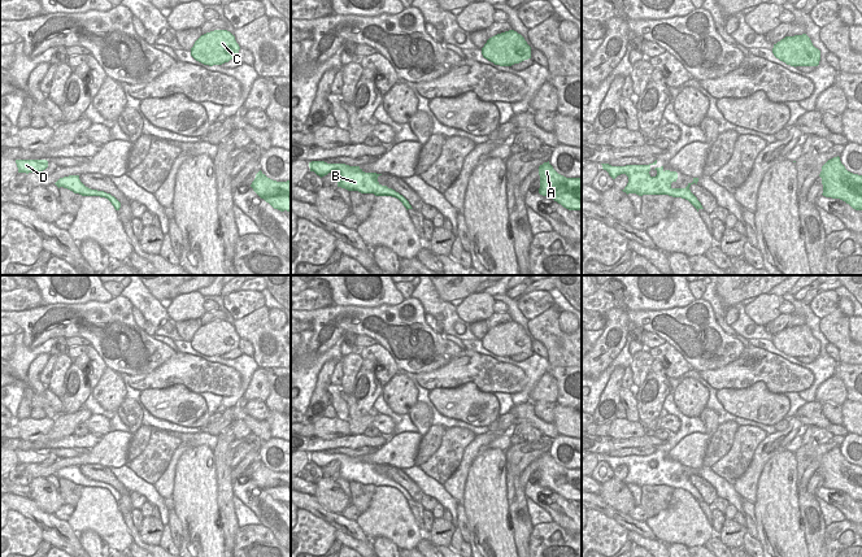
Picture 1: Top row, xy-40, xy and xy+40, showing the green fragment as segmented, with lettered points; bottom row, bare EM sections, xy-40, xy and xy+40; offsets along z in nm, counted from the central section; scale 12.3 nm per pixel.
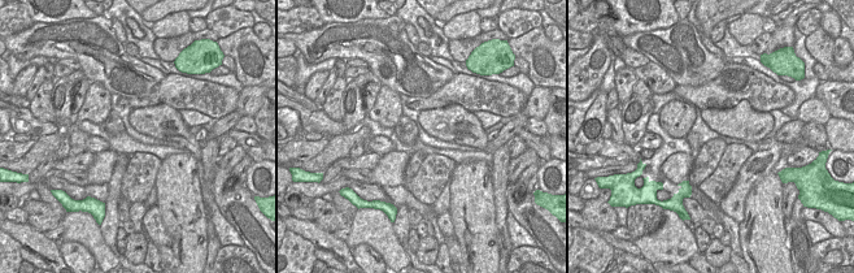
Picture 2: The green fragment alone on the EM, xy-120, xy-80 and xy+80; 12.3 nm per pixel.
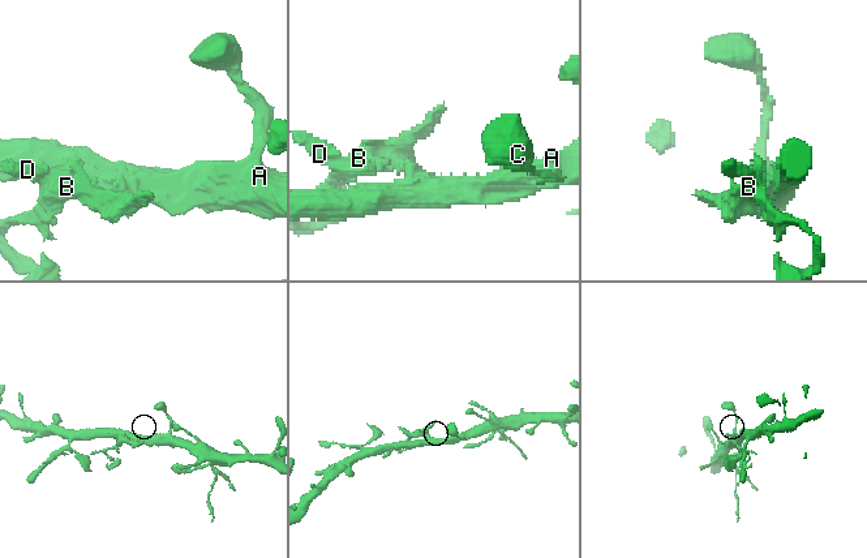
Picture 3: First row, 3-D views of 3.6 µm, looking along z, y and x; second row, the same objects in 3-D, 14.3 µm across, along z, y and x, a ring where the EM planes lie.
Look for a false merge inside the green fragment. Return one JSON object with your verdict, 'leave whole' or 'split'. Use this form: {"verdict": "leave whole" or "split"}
{"verdict": "leave whole"}

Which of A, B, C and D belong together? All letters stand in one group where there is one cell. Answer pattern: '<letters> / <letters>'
A B C D

